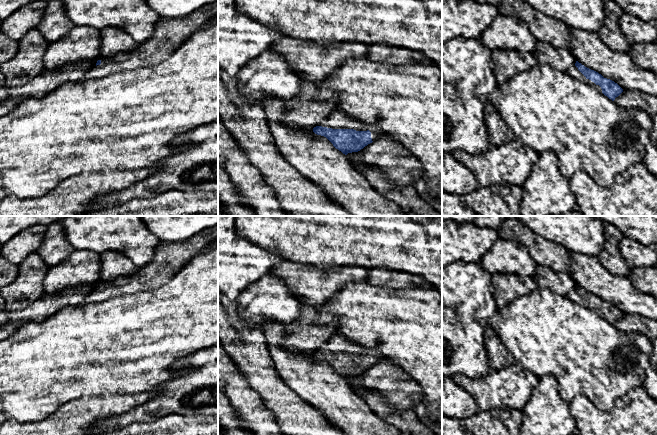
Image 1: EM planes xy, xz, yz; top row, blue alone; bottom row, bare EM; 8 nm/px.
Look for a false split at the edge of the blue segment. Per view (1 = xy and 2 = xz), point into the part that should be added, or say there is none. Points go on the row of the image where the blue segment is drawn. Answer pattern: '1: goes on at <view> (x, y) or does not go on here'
1: does not go on here
2: goes on at xz (337, 119)

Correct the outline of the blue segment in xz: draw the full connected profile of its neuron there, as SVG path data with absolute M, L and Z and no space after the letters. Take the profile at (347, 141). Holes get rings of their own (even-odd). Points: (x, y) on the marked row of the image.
M334 110L313 128L317 135L326 137L343 154L358 152L379 138L378 126L368 126L358 122L343 111Z

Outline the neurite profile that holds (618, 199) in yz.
M640 161L614 179L609 187L599 186L587 173L577 171L569 180L578 210L584 216L657 216L657 177Z

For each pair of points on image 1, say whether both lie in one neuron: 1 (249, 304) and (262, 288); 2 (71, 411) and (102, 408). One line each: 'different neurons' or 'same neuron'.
1: same neuron
2: same neuron

